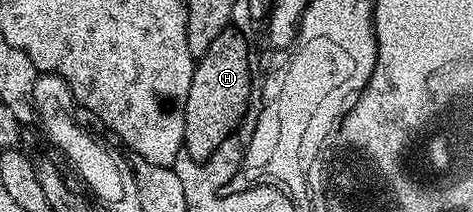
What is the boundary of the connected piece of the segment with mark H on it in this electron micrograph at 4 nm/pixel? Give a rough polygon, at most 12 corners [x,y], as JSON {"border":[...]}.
{"border":[[229,26],[195,61],[183,151],[208,158],[252,100],[248,40]]}

